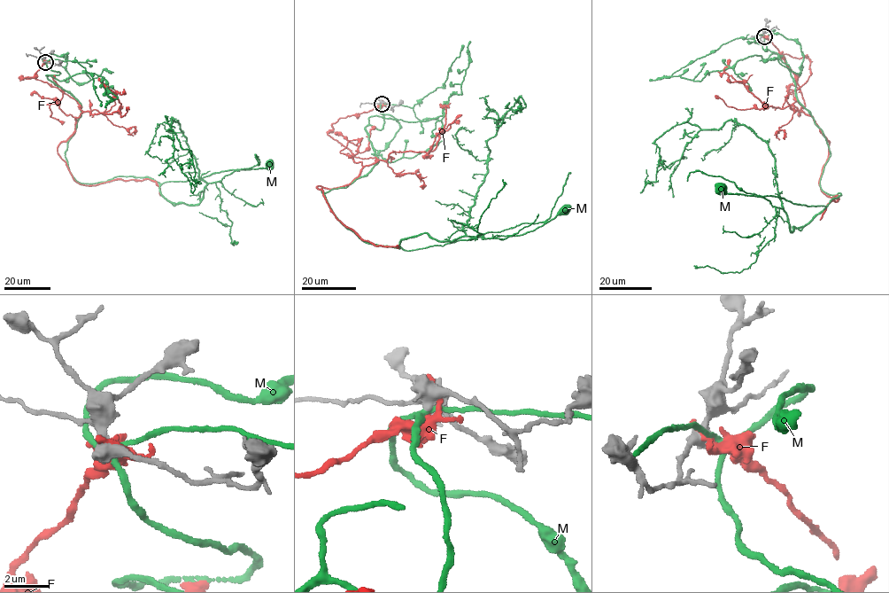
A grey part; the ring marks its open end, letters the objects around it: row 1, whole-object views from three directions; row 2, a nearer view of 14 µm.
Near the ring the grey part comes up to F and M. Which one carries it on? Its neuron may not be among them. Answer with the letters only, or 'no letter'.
no letter

